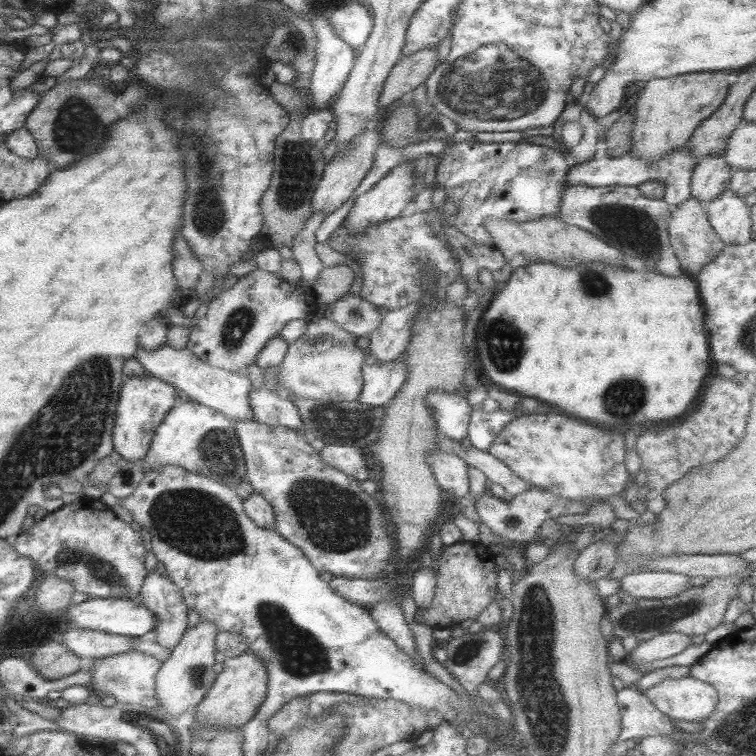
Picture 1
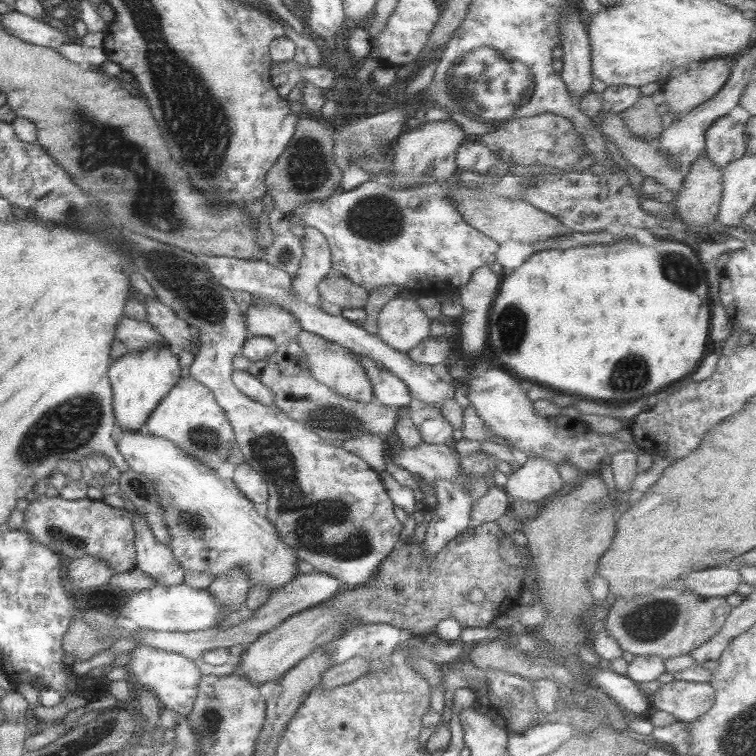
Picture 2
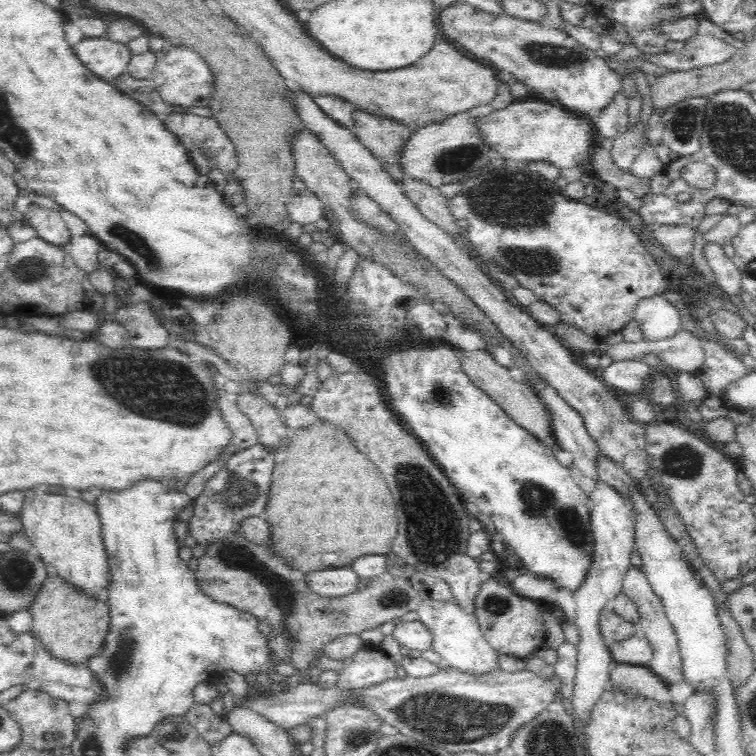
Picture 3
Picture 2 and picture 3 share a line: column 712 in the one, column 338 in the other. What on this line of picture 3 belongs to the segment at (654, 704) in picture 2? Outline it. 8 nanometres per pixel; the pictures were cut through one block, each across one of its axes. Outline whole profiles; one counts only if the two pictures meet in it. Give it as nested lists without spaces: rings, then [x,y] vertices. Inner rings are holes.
[[[442,668],[426,678],[396,677],[362,692],[341,690],[335,685],[323,689],[315,680],[309,680],[269,697],[250,697],[241,707],[253,710],[276,726],[288,730],[307,724],[313,716],[322,718],[328,709],[334,708],[340,701],[352,701],[370,707],[382,722],[394,726],[404,736],[434,747],[443,747],[457,755],[464,751],[482,755],[509,751],[512,733],[559,698],[561,688],[562,679],[555,674],[544,678],[525,668],[514,673],[494,668],[482,676]]]

